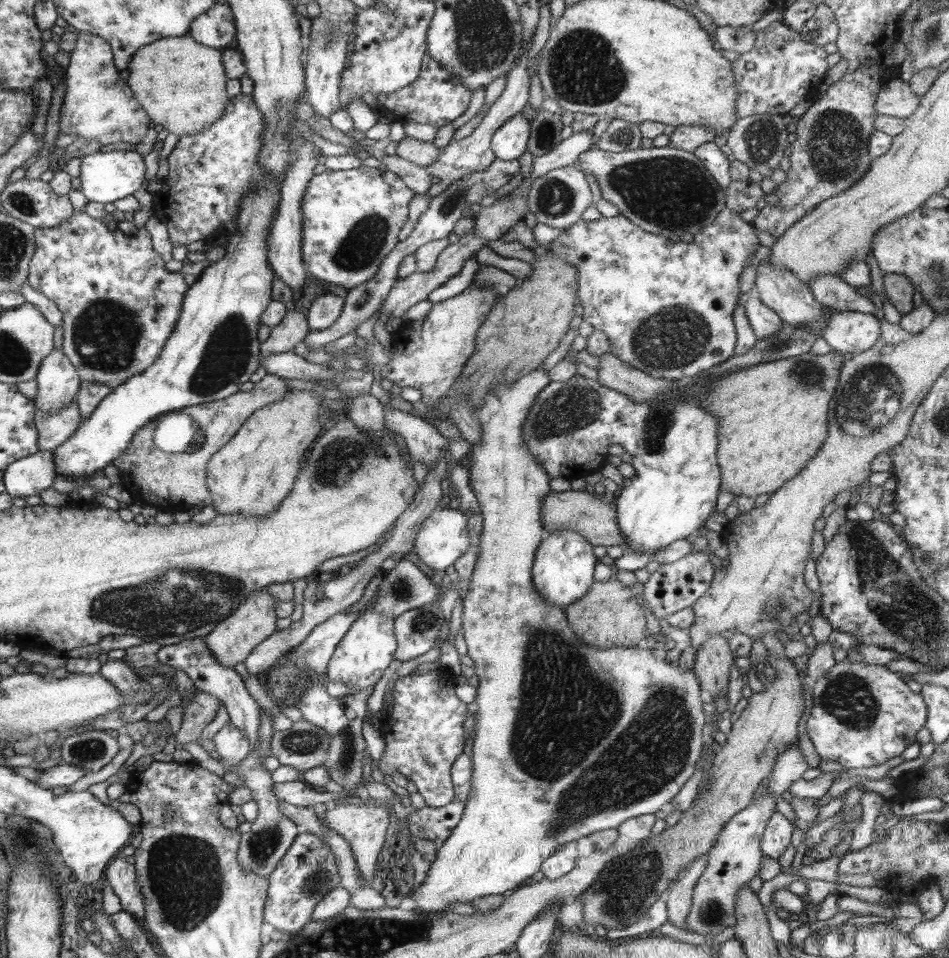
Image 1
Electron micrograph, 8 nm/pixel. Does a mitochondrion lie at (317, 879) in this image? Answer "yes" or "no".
yes

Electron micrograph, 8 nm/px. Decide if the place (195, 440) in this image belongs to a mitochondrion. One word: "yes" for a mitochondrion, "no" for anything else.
yes

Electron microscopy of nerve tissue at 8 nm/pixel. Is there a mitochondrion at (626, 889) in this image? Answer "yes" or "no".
yes

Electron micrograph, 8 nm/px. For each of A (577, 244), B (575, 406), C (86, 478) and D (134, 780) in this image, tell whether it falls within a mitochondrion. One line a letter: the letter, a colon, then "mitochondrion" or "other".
A: other
B: mitochondrion
C: other
D: other

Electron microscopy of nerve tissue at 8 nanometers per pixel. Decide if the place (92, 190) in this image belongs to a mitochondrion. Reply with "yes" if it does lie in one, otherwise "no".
no

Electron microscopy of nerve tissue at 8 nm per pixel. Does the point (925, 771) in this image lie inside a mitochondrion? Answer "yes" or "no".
yes

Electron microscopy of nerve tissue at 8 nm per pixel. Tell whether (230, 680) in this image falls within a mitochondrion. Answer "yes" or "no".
no

